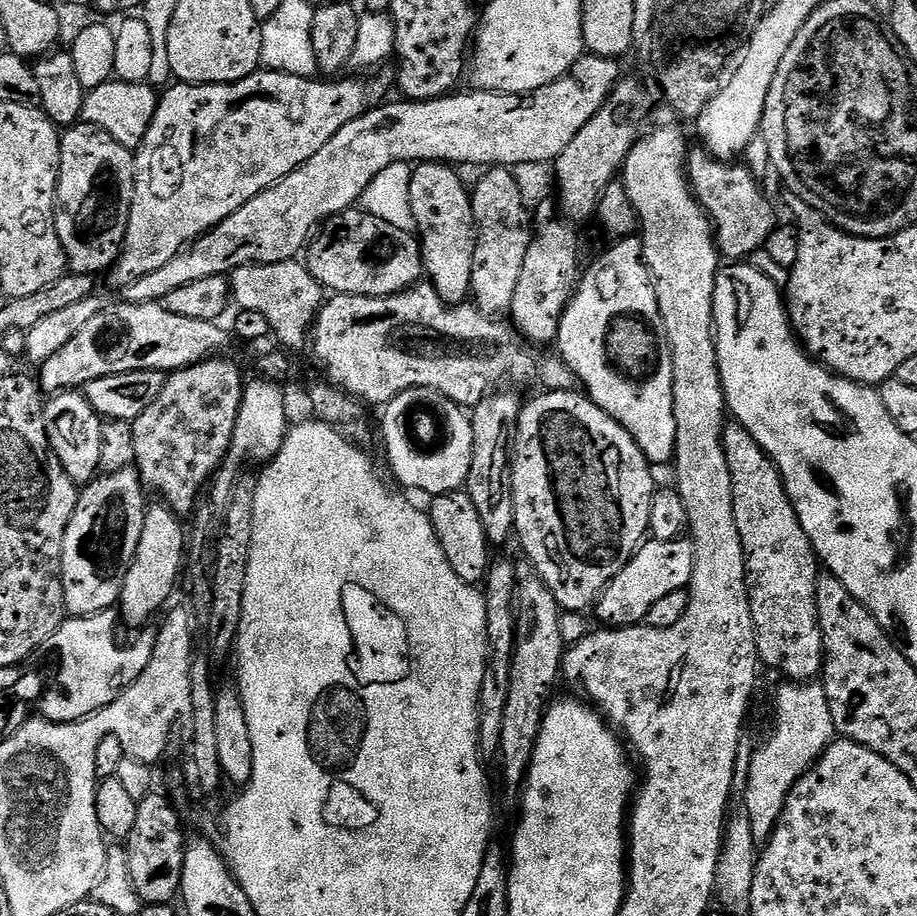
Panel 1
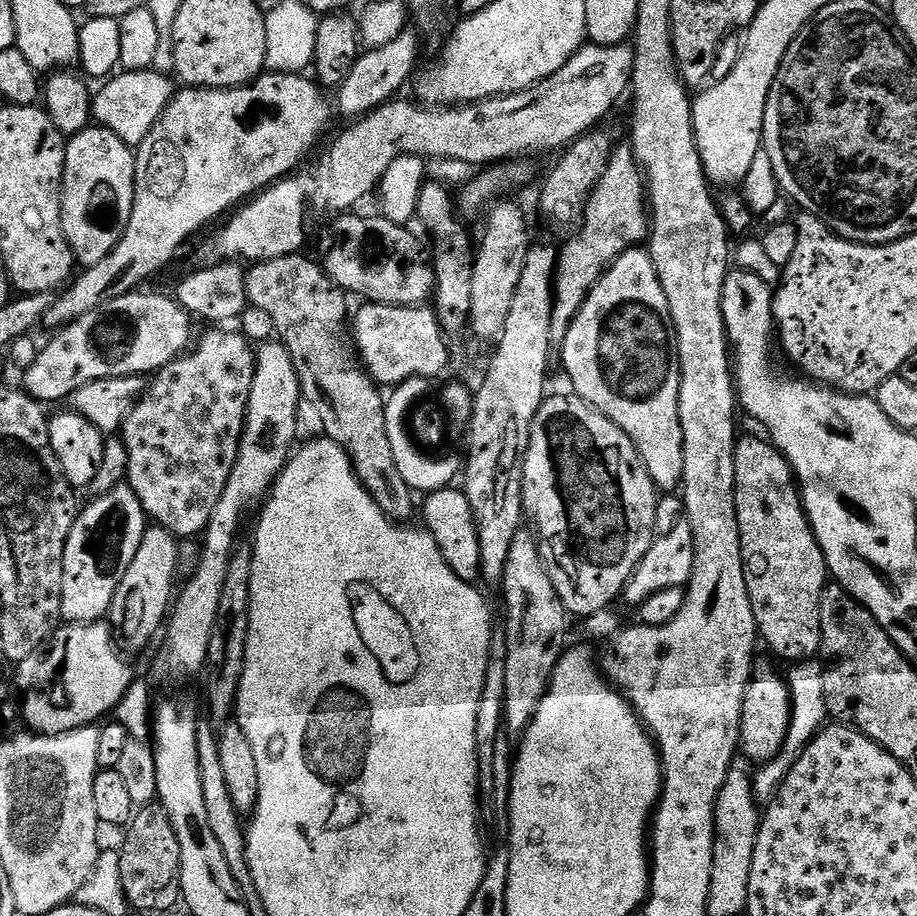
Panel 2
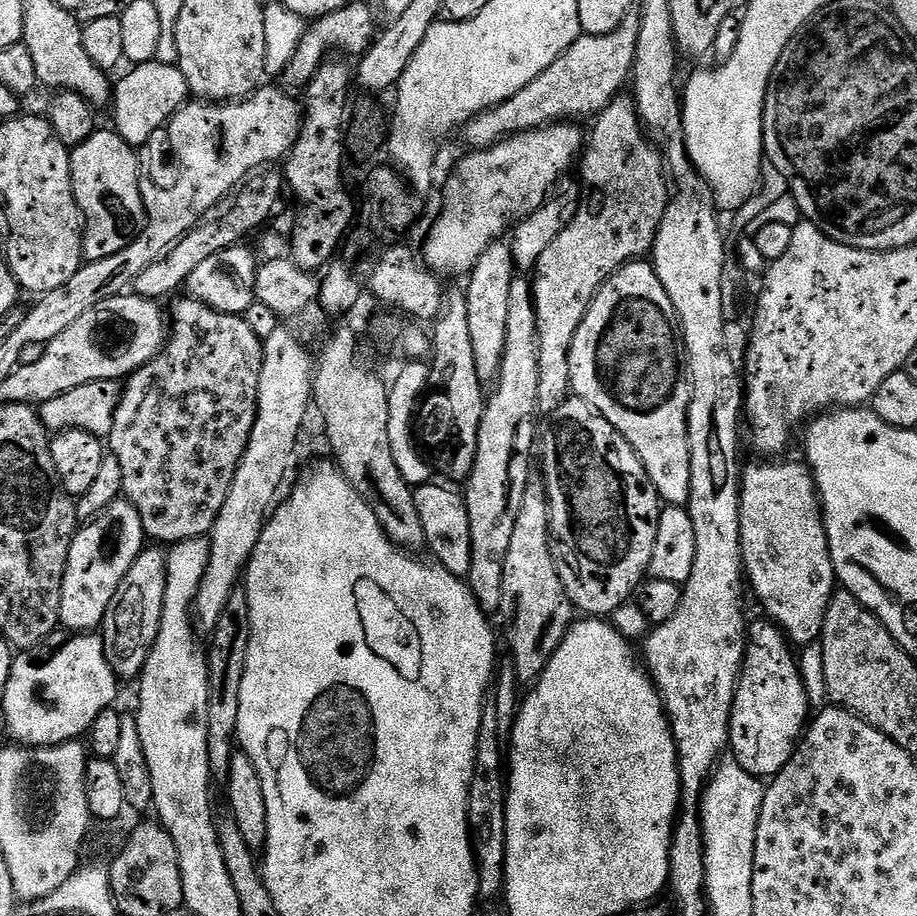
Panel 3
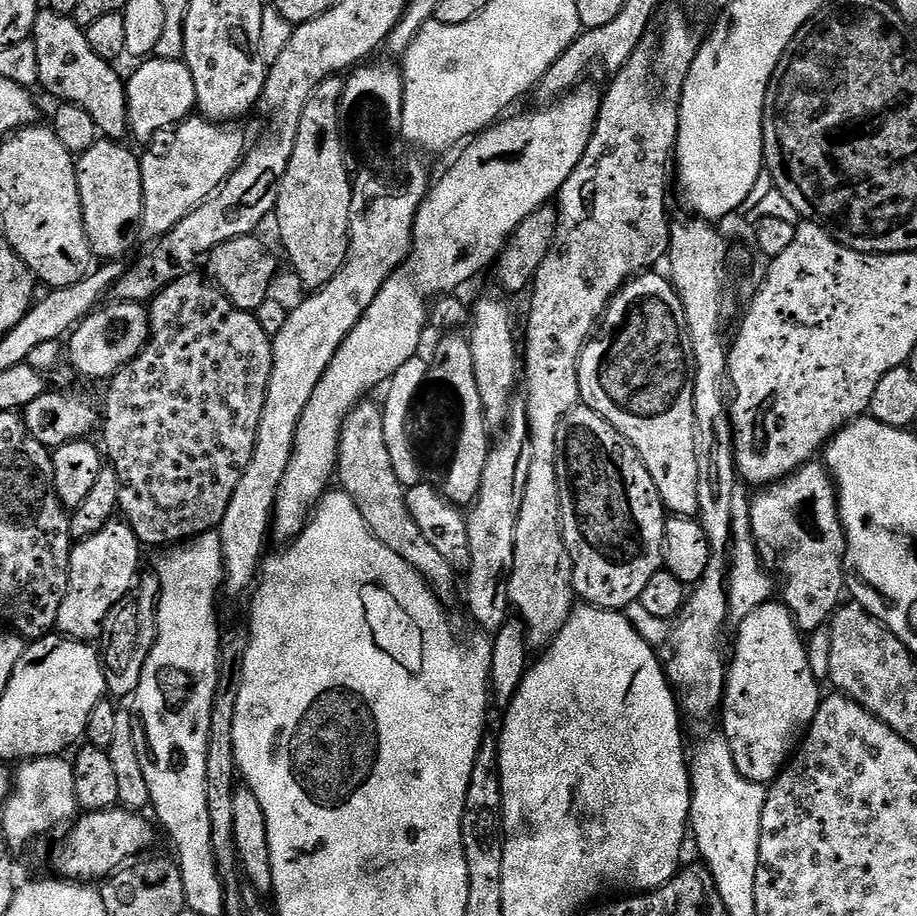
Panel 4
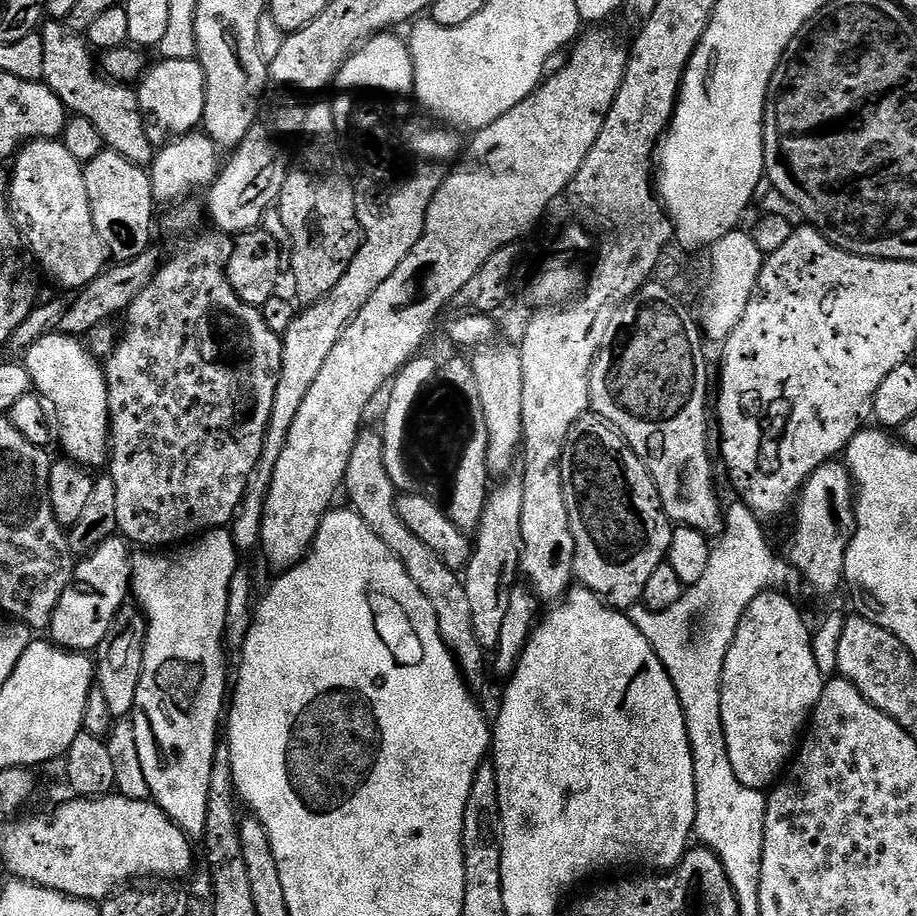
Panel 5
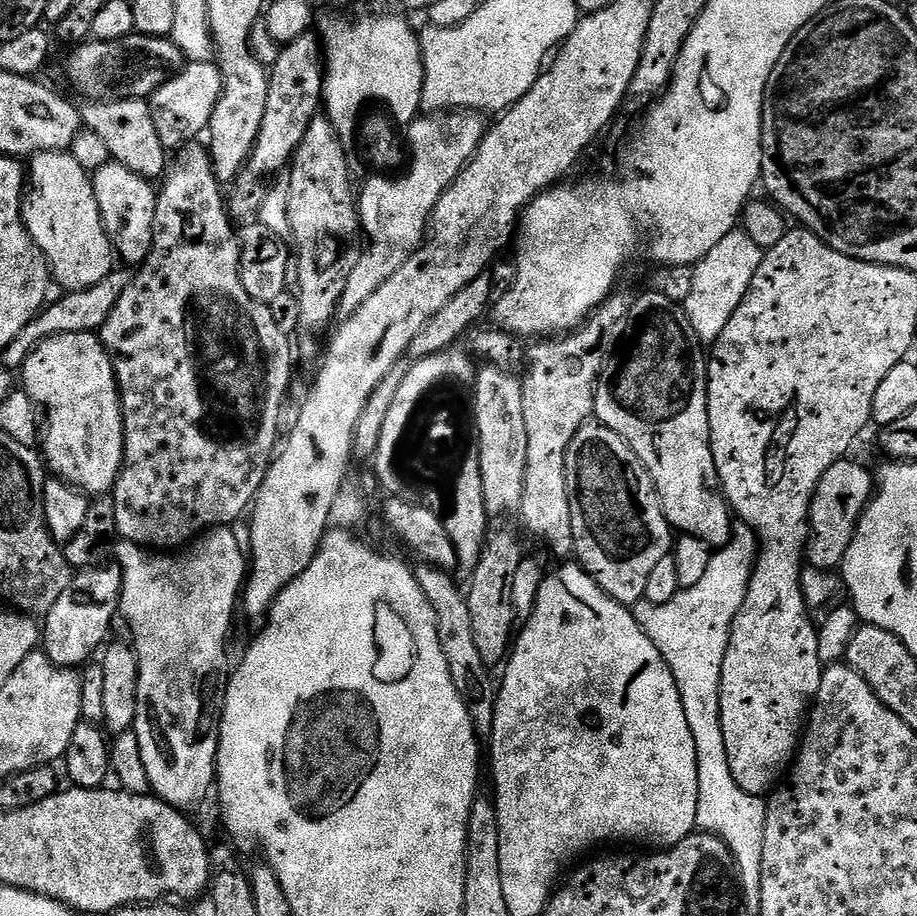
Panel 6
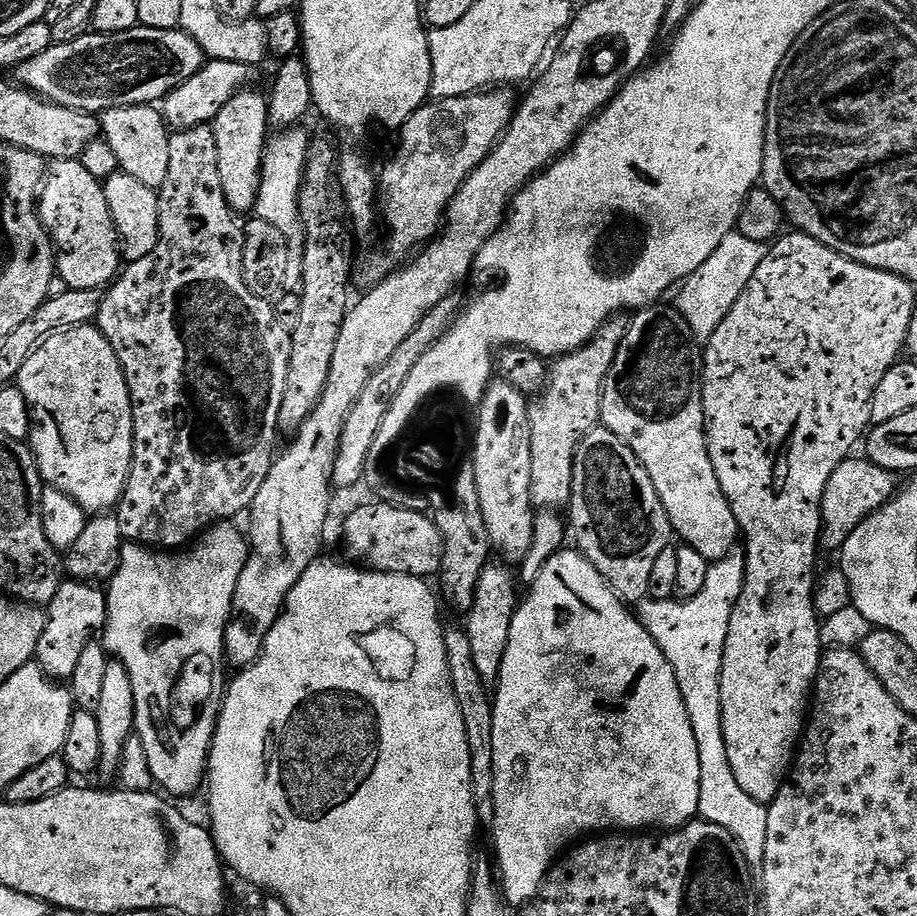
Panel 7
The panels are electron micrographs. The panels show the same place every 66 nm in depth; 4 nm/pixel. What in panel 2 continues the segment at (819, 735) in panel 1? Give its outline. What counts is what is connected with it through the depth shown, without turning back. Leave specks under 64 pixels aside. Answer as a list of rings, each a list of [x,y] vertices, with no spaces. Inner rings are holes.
[[[819,659],[801,660],[793,663],[789,672],[786,672],[788,689],[792,695],[792,717],[790,718],[790,730],[786,734],[784,748],[773,760],[761,764],[754,772],[754,787],[756,799],[767,802],[775,796],[780,784],[786,778],[788,771],[794,766],[799,752],[806,747],[811,740],[820,733],[826,721],[829,719],[826,706],[826,686],[824,685],[825,665]]]

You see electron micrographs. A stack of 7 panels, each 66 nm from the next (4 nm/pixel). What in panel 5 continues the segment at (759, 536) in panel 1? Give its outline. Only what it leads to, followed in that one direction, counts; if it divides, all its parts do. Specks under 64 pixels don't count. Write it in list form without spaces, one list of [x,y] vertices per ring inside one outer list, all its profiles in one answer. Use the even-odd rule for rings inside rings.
[[[829,462],[818,466],[814,474],[804,483],[800,495],[794,504],[796,512],[796,529],[792,532],[793,548],[786,553],[793,569],[804,575],[804,580],[816,592],[832,592],[844,584],[844,567],[846,550],[852,540],[852,531],[856,529],[856,506],[854,503],[854,481],[847,467],[840,462]]]

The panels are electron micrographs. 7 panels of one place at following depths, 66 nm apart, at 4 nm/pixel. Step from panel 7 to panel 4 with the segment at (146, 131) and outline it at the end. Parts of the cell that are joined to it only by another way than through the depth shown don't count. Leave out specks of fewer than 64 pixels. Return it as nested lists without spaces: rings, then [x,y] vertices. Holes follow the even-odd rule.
[[[41,10],[36,16],[30,39],[38,50],[39,87],[66,104],[77,104],[94,118],[101,137],[117,142],[129,135],[128,90],[125,77],[115,72],[109,61],[98,58],[90,47],[88,33],[79,28],[71,16],[60,12]]]

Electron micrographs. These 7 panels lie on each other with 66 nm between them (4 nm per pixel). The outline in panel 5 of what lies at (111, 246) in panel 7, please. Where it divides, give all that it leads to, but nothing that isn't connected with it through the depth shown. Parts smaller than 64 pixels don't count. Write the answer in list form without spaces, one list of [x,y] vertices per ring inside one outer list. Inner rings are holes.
[[[55,139],[25,144],[16,153],[12,166],[6,208],[26,241],[27,251],[32,251],[37,262],[48,268],[61,289],[85,288],[104,271],[106,249],[94,230],[82,165],[66,150],[64,143]]]

